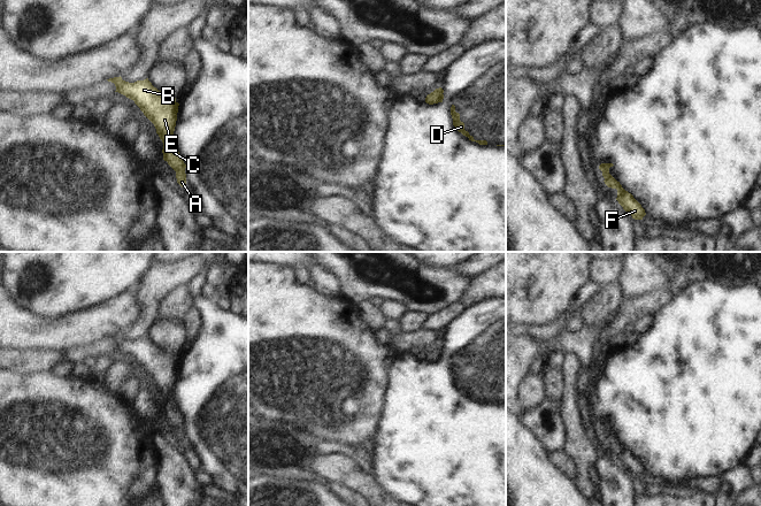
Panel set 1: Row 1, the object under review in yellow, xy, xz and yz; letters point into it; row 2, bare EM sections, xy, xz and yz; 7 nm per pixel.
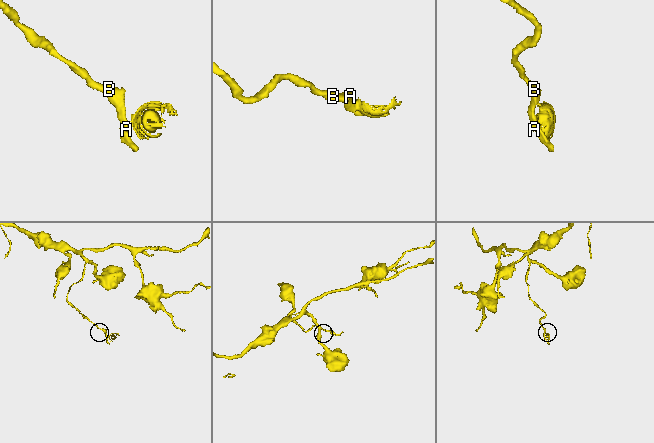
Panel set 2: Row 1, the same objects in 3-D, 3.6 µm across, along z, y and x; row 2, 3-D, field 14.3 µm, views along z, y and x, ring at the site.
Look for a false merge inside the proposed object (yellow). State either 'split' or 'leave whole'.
split

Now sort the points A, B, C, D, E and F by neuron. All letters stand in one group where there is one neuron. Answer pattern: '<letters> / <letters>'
A B C E F / D

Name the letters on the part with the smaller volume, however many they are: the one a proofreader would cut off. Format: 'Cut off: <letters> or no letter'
Cut off: D

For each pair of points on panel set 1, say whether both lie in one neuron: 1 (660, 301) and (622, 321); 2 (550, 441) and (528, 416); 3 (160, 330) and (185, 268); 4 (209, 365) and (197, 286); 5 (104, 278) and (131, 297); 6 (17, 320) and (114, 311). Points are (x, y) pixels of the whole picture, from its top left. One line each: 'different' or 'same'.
1: same
2: same
3: different
4: same
5: different
6: same

